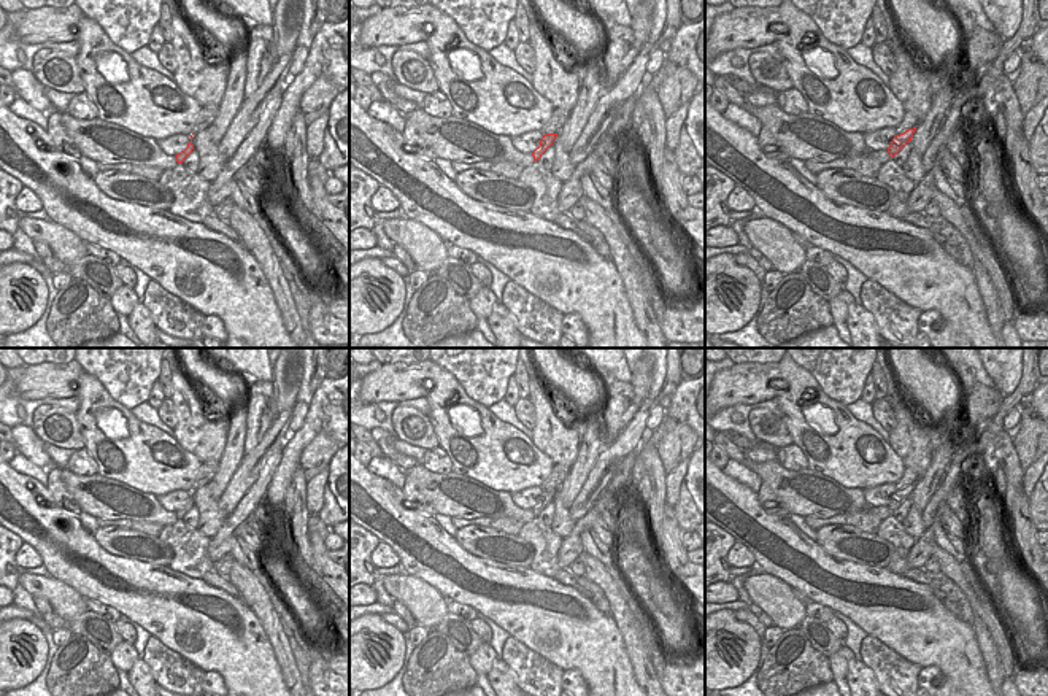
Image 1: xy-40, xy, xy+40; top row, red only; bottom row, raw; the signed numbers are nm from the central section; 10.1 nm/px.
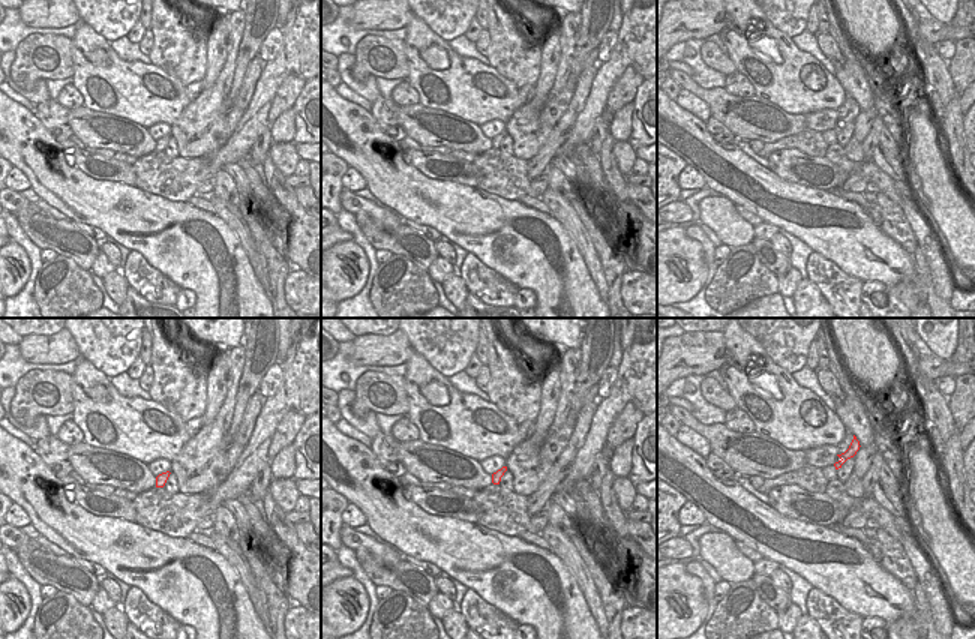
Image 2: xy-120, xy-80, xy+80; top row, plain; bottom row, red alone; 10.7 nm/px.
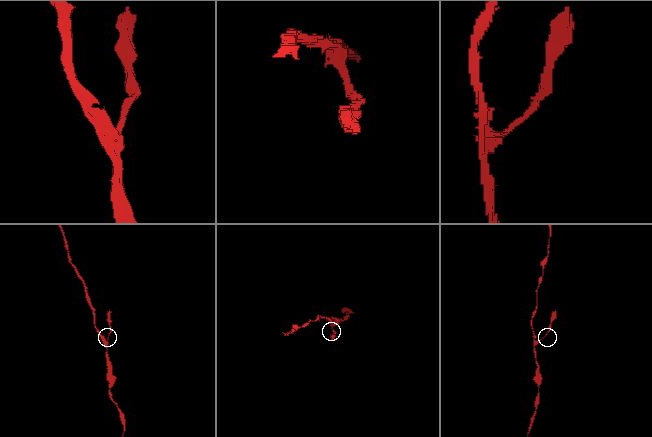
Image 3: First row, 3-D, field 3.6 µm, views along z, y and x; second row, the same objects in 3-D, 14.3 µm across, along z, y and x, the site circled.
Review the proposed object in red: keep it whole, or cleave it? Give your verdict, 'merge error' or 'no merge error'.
no merge error

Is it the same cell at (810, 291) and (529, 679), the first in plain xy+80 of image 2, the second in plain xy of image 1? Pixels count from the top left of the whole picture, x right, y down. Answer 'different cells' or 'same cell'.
different cells

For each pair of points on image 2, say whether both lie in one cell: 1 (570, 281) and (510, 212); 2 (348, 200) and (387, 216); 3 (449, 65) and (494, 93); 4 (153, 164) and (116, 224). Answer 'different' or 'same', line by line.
1: same
2: same
3: same
4: different

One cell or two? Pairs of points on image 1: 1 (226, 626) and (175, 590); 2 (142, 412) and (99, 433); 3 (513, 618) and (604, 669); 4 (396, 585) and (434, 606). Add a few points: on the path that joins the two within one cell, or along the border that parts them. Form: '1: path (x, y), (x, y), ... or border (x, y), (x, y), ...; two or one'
1: path (213, 618), (188, 593); one
2: border (129, 410), (167, 434); two
3: path (535, 618), (554, 620), (581, 647); one
4: path (405, 588), (424, 603); one

